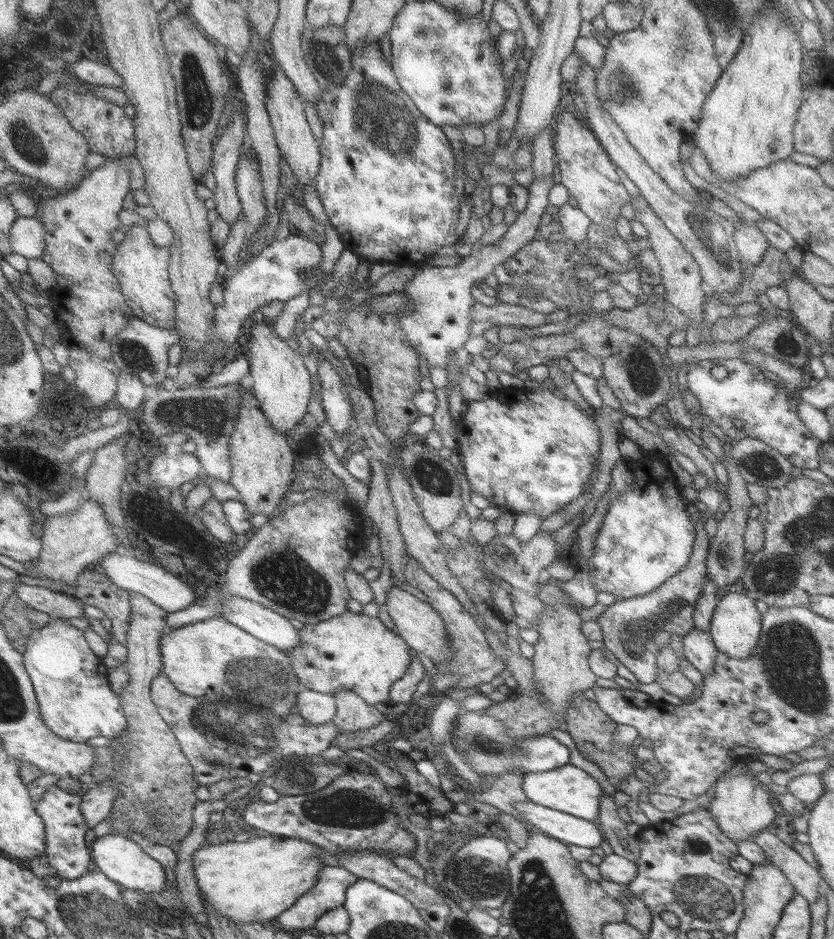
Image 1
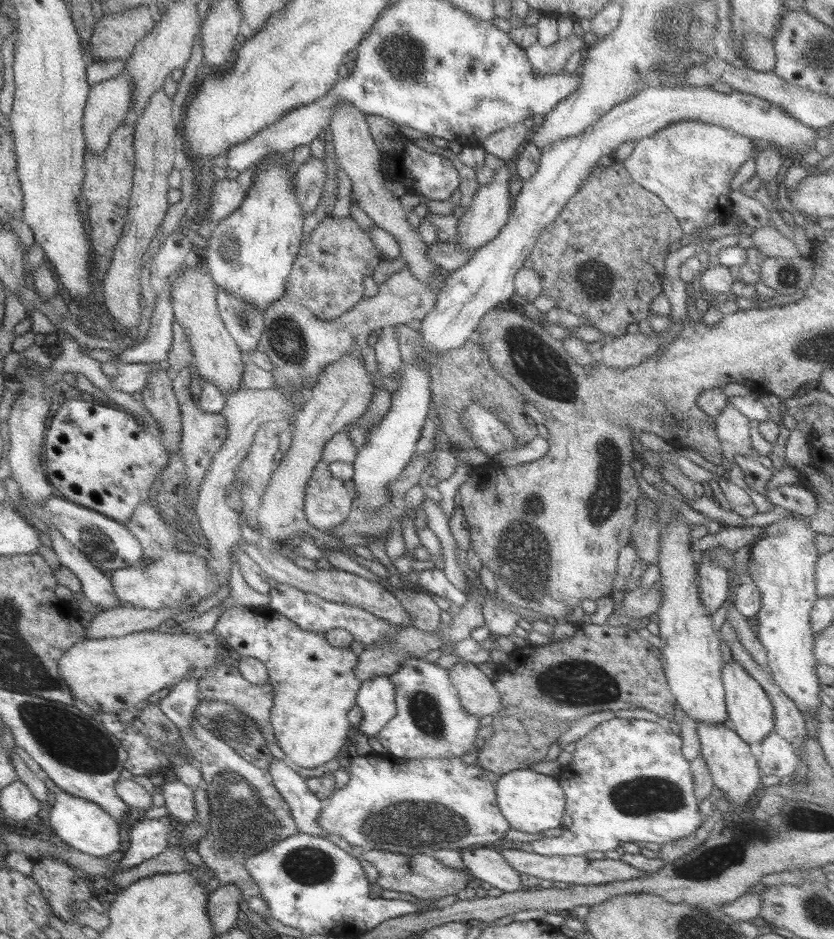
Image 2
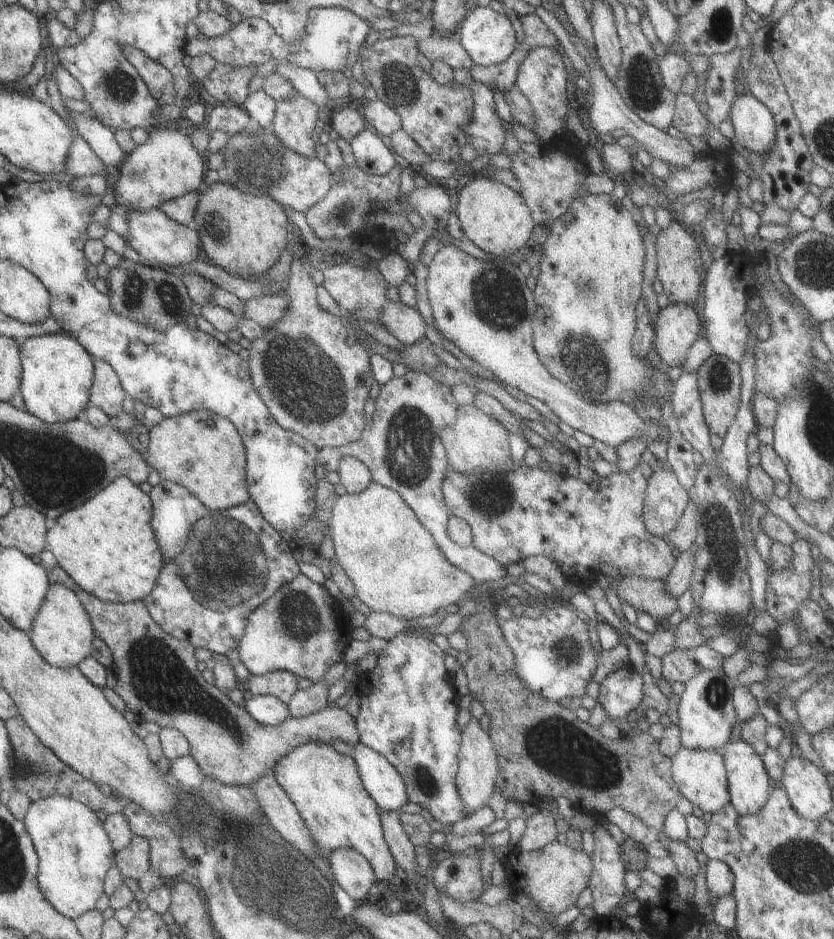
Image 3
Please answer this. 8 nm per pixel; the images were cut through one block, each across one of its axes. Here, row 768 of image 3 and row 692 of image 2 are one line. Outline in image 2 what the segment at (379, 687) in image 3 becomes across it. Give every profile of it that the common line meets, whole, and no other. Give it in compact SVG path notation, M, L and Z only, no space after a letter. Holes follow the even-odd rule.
M407 658L399 669L390 674L390 682L394 684L394 702L396 715L381 732L376 734L376 740L386 752L400 759L450 759L458 758L482 749L483 739L478 737L480 719L470 715L462 708L456 688L452 685L447 670L434 663L428 663L424 658Z

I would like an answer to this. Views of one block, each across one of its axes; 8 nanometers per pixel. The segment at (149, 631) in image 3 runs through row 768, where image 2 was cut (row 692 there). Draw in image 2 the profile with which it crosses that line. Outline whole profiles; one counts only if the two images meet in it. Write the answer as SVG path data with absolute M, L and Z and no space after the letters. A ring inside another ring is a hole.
M232 657L219 662L216 668L207 670L207 673L198 680L198 690L200 690L199 700L216 700L216 702L230 703L232 708L236 708L242 715L248 716L250 720L254 720L256 728L260 730L262 736L271 743L277 743L274 736L274 730L270 726L270 710L274 706L274 690L270 684L254 685L245 680L241 675Z

